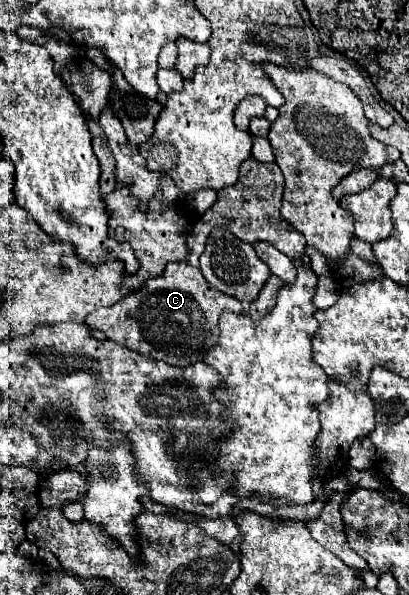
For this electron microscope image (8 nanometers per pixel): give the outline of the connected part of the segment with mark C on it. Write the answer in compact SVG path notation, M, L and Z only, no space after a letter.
M170 262L162 276L146 280L142 288L126 296L122 302L88 314L86 324L92 330L102 330L116 344L142 356L174 366L186 366L196 362L198 354L218 342L218 316L224 308L240 312L242 304L234 296L226 296L224 292L208 286L200 268L190 262Z

